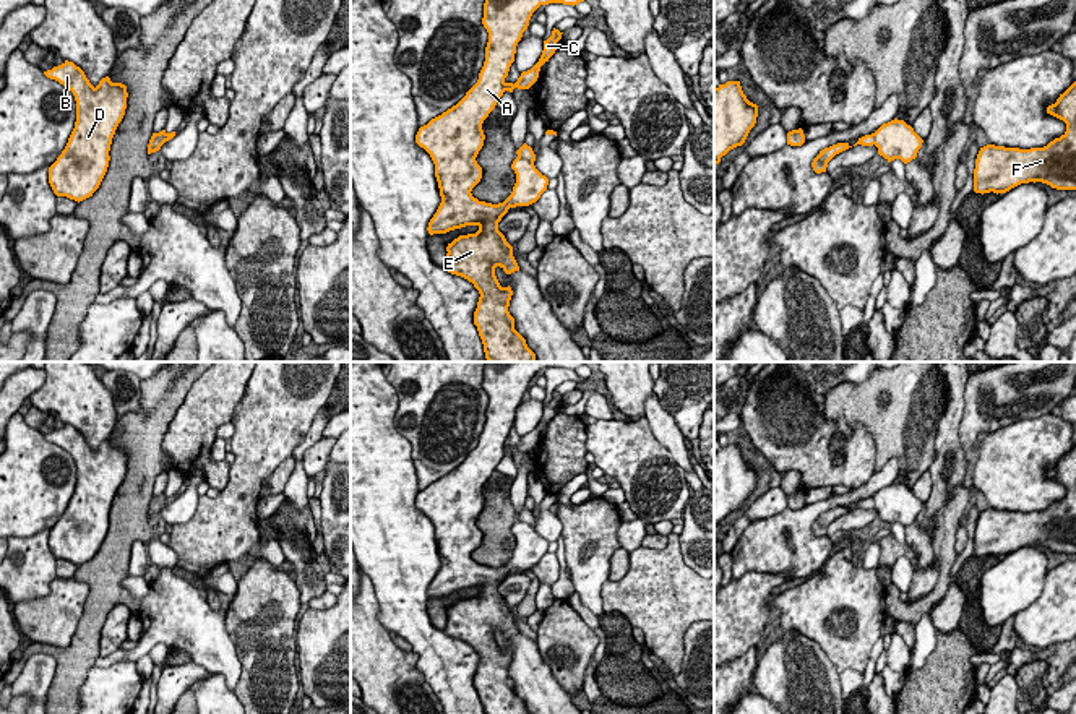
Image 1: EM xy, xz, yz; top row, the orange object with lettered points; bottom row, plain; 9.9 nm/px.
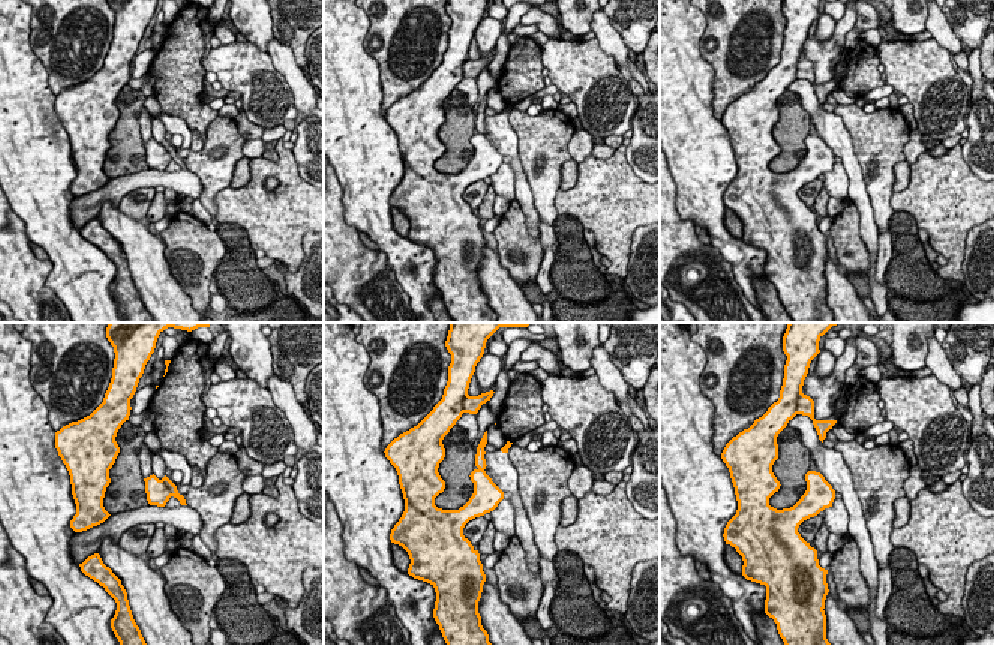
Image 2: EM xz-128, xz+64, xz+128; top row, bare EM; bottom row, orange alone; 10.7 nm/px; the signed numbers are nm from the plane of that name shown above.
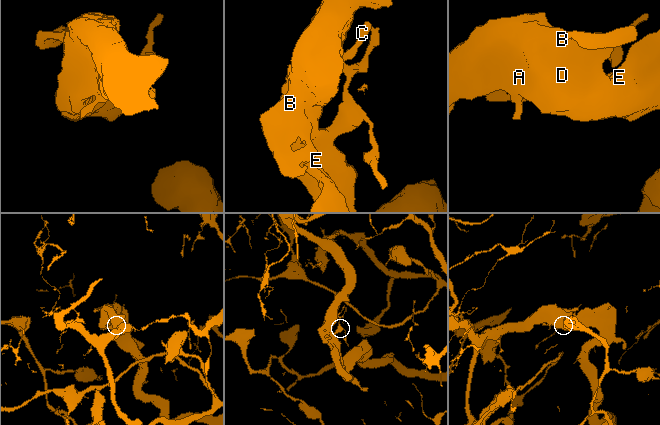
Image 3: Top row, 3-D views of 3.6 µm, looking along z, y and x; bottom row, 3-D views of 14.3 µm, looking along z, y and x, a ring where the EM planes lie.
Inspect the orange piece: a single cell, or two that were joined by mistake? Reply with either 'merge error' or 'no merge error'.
merge error

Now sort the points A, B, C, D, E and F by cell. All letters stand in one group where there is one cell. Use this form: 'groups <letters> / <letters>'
groups A B D E F / C

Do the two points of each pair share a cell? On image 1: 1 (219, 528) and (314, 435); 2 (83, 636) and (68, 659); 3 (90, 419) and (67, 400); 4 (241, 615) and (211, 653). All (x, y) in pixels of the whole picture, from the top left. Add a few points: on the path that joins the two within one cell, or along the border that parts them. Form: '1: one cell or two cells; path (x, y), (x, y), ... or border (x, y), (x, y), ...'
1: two cells; border (312, 424), (291, 458)
2: one cell; path (83, 641), (73, 654)
3: one cell; path (85, 414), (72, 401)
4: two cells; border (224, 609), (224, 630), (234, 646), (241, 669)

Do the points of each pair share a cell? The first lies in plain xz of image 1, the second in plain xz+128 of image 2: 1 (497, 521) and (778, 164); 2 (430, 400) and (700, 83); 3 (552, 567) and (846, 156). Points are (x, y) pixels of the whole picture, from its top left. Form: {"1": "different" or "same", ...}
{"1": "same", "2": "different", "3": "different"}

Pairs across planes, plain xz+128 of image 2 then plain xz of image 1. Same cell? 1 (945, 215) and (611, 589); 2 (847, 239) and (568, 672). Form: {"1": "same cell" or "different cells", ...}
{"1": "same cell", "2": "same cell"}

